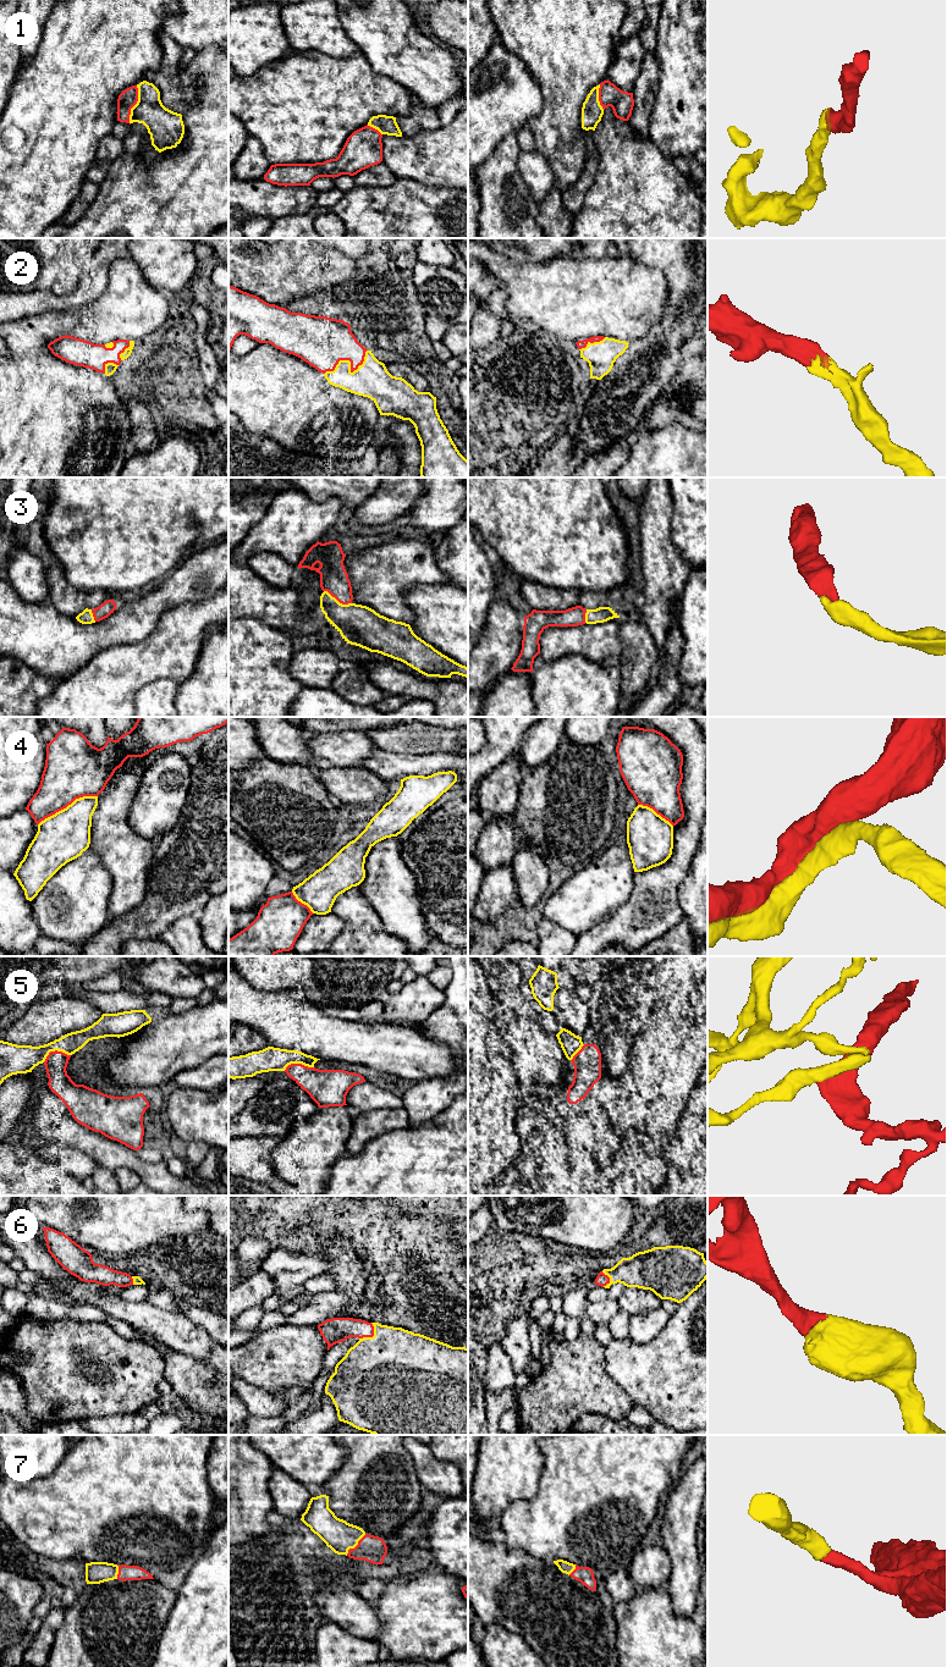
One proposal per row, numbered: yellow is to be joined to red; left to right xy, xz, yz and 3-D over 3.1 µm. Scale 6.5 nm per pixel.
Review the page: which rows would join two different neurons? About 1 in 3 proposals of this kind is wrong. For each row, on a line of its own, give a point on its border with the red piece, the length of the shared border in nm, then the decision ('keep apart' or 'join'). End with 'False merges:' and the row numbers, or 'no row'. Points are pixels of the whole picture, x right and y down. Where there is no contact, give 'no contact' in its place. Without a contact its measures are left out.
1: contact xy (135, 104); length 260 nm; join
2: contact xz (351, 364); length 340 nm; join
3: contact xz (337, 600); length 200 nm; join
4: contact xy (67, 805); length 440 nm; join
5: contact xy (55, 1050); length 190 nm; keep apart
6: contact xz (372, 1336); length 140 nm; join
7: contact xz (356, 1546); length 190 nm; join
False merges: 5

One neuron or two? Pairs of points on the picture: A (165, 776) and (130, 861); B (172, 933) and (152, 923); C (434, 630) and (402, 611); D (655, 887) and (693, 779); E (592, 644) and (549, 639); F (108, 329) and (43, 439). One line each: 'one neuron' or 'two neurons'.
A: two neurons
B: two neurons
C: two neurons
D: one neuron
E: one neuron
F: two neurons

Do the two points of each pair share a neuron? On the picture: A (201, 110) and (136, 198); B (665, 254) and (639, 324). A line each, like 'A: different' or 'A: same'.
A: same
B: different

